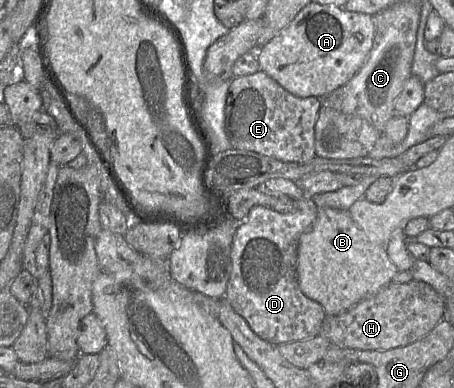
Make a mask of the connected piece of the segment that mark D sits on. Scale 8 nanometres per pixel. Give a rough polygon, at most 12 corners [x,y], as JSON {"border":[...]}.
{"border":[[312,198],[254,206],[238,224],[225,298],[262,339],[320,335],[299,288]]}

